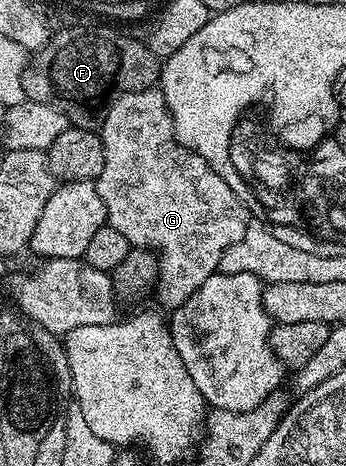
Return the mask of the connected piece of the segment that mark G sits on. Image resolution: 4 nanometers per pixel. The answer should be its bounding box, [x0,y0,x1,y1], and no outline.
[96,87,248,310]

